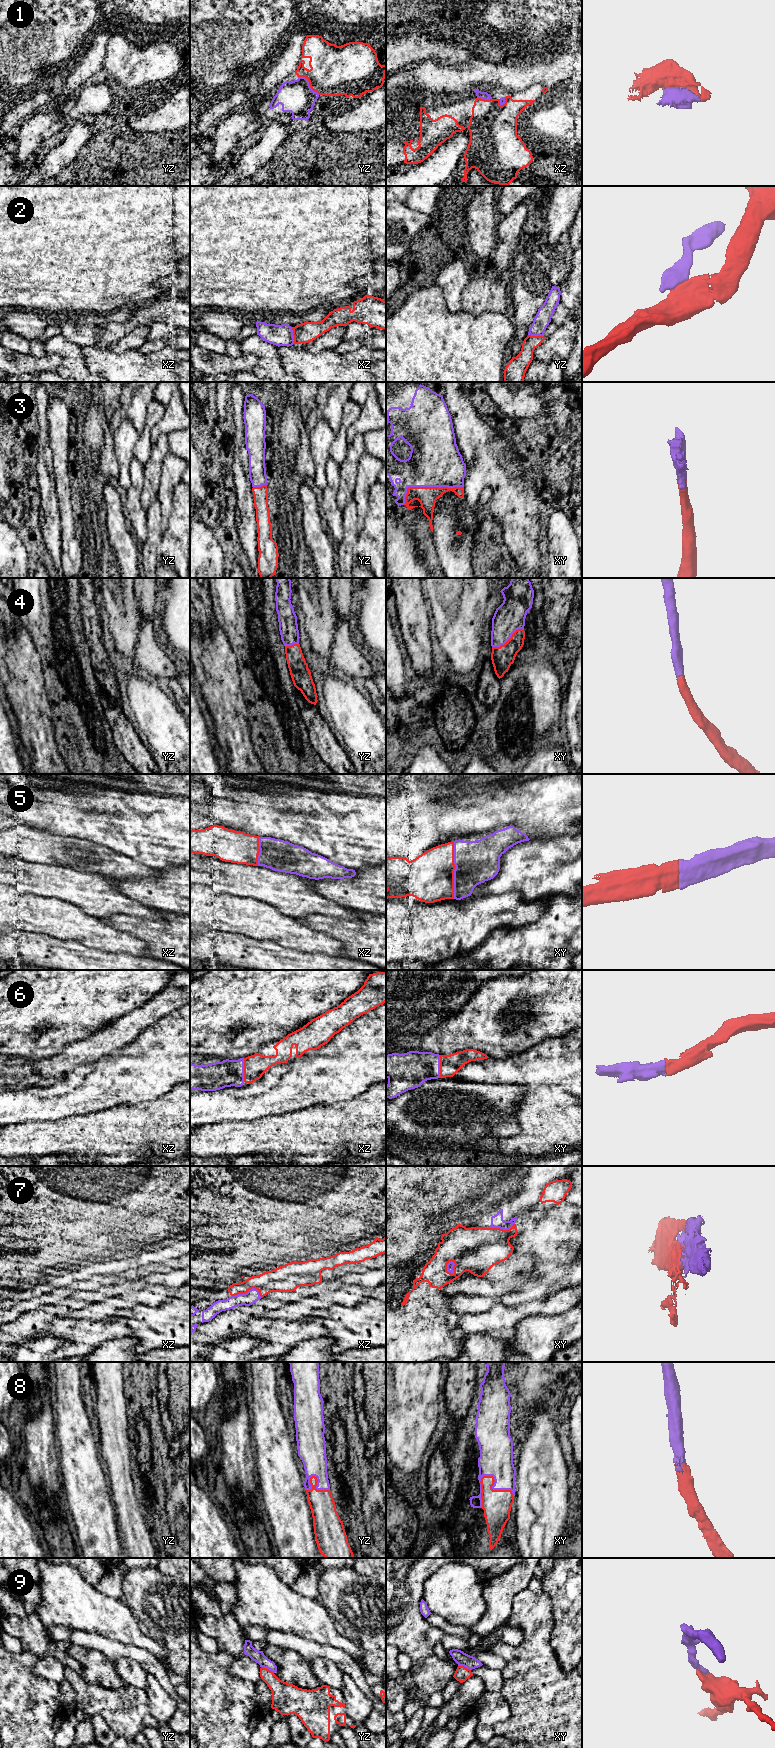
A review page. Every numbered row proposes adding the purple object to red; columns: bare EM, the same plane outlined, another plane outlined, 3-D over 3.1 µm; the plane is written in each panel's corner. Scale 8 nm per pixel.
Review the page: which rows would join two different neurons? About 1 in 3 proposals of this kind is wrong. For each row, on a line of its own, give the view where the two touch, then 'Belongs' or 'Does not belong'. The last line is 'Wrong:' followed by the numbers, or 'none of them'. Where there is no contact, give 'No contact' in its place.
1: Touches red in yz. Does not belong
2: Touches red in xz. Does not belong
3: Touches red in xy. Belongs
4: Touches red in xy. Belongs
5: Touches red in xy. Belongs
6: Touches red in xz. Belongs
7: Touches red in xz. Belongs
8: Touches red in xy. Belongs
9: Touches red in yz. Does not belong
Wrong: 1, 2, 9

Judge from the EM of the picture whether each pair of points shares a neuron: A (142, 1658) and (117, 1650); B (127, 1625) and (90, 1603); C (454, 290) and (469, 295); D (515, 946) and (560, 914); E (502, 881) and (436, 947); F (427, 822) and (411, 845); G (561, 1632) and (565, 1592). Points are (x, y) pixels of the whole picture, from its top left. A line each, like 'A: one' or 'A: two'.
A: one
B: one
C: two
D: one
E: two
F: one
G: one

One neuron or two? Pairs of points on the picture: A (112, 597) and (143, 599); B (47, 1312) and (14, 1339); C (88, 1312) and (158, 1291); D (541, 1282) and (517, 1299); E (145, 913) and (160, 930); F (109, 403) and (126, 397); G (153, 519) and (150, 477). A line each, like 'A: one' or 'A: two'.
A: two
B: one
C: one
D: one
E: two
F: two
G: two

